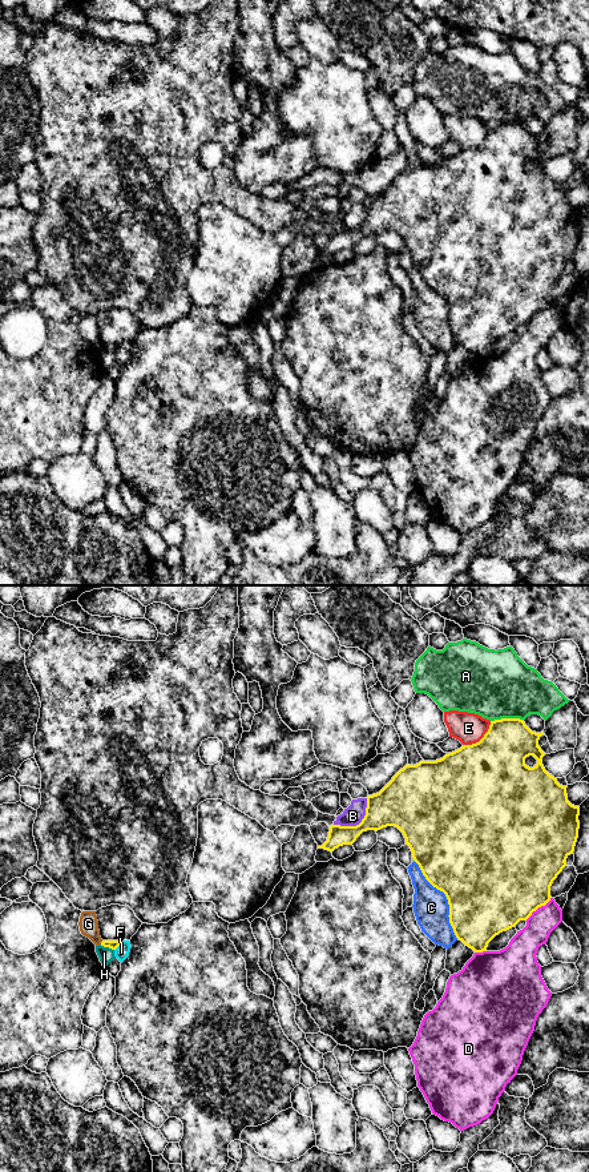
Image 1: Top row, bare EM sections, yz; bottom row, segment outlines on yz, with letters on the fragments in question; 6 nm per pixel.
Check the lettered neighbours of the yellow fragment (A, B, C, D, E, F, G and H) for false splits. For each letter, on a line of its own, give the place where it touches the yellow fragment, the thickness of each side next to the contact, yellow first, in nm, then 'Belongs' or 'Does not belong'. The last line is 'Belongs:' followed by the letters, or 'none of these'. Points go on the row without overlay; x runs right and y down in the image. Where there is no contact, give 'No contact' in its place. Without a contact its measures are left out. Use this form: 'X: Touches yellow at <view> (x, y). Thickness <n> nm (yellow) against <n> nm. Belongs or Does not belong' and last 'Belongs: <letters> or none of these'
A: Touches yellow at yz (507, 123). Thickness 320 nm (yellow) against 420 nm. Does not belong
B: Touches yellow at yz (359, 228). Thickness 260 nm (yellow) against 120 nm. Does not belong
C: Touches yellow at yz (447, 302). Thickness 500 nm (yellow) against 220 nm. Does not belong
D: Touches yellow at yz (539, 310). Thickness 500 nm (yellow) against 170 nm. Does not belong
E: Touches yellow at yz (481, 143). Thickness 460 nm (yellow) against 190 nm. Does not belong
F: Touches yellow at yz (118, 349). Thickness 60 nm (yellow) against 90 nm. Does not belong
G: Touches yellow at yz (101, 346). Thickness 60 nm (yellow) against 120 nm. Does not belong
H: Touches yellow at yz (107, 350). Thickness 60 nm (yellow) against 90 nm. Does not belong
Belongs: none of these

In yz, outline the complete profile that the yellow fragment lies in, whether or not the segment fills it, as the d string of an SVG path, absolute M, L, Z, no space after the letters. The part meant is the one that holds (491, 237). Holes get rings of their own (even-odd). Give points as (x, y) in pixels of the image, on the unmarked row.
M501 122L491 125L488 136L484 141L472 149L464 149L460 153L445 158L436 165L420 165L416 169L406 169L392 184L376 198L367 201L366 220L356 230L331 229L327 245L318 250L334 255L339 250L352 249L356 242L367 234L380 234L387 230L398 231L404 242L406 249L412 255L413 265L419 269L425 283L437 294L443 295L449 309L449 327L459 345L472 353L475 357L487 355L488 347L500 337L515 331L520 325L527 325L533 315L545 310L550 305L550 290L557 279L566 270L566 262L574 255L580 233L580 210L574 210L568 205L566 192L557 186L557 182L550 180L544 169L542 161L545 157L538 150L538 144L544 138L532 136L520 122Z

